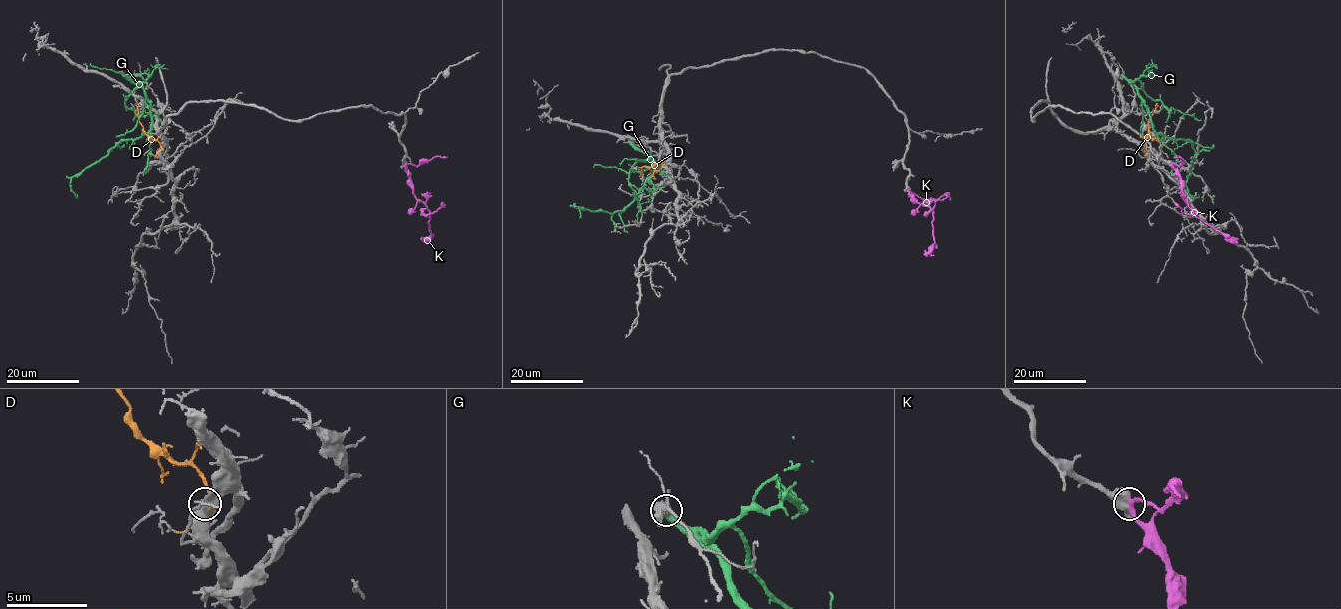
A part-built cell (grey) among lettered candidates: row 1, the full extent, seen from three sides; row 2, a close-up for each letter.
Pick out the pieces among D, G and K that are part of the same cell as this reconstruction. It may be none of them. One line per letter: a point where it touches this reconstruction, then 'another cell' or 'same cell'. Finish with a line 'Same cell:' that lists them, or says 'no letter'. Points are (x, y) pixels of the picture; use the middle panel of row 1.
D: (663, 164) | another cell
G: (630, 142) | another cell
K: (908, 190) | same cell
Same cell: K

